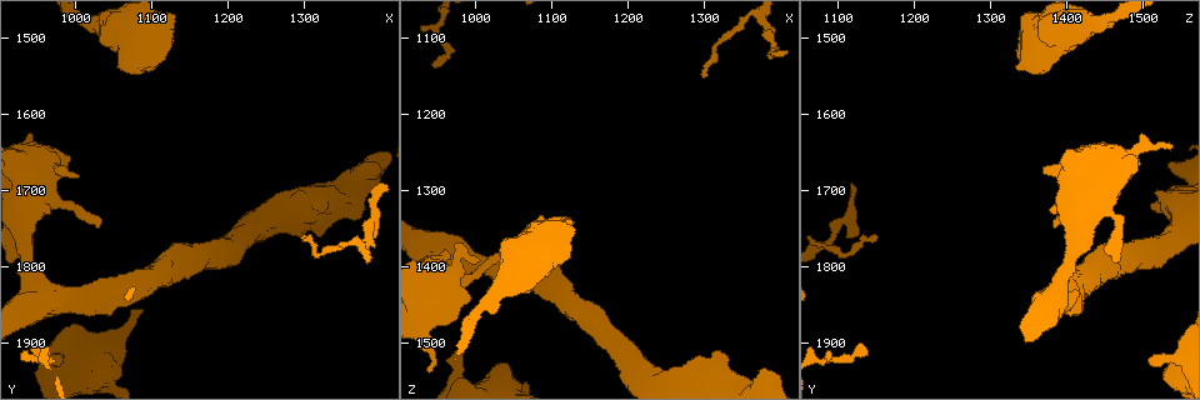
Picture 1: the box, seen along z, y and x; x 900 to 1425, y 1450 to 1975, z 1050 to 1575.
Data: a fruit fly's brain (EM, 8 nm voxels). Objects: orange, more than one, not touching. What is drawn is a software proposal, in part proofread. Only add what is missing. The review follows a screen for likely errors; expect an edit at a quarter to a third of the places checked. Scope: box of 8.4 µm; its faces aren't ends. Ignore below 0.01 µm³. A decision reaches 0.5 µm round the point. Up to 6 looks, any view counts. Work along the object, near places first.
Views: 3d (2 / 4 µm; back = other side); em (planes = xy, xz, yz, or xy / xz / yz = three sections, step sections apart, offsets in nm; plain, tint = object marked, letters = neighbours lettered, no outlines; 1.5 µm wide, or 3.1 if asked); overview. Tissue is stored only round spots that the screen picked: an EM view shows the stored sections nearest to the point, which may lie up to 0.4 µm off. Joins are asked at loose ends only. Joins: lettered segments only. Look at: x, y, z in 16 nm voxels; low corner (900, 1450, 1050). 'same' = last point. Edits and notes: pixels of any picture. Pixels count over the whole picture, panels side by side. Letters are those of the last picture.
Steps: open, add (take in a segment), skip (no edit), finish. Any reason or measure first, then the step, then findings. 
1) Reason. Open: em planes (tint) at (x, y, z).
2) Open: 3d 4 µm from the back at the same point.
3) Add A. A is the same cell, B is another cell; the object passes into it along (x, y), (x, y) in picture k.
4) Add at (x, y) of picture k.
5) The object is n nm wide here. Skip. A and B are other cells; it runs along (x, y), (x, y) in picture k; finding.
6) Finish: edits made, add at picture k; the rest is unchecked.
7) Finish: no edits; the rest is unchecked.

An open end. Open: em planes (letters) at (975, 1920, 1505).

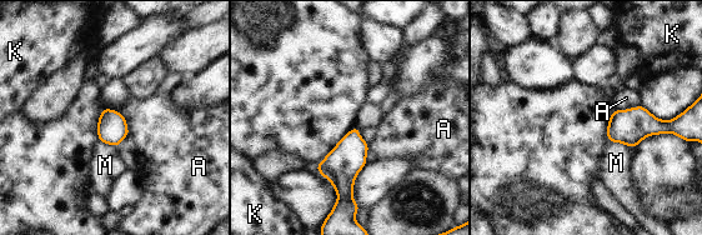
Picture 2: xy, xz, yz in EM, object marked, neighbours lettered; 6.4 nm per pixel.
Skip. A, K and M are other cells; no lettered segment goes on from it.

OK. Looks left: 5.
Open: 3d 2 µm at (940, 1910, 1140).

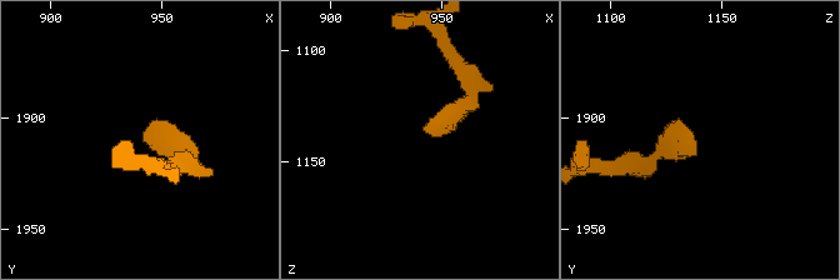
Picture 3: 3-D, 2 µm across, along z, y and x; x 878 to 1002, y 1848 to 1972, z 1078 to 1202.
Open: em xy step 8 (letters) at (940, 1908, 1136).

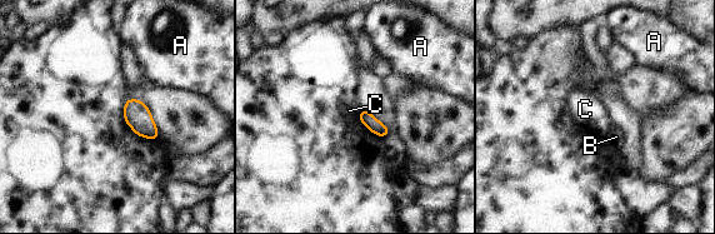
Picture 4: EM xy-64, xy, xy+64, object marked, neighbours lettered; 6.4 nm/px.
Cut it another way. Open: em planes (letters) at the same point.

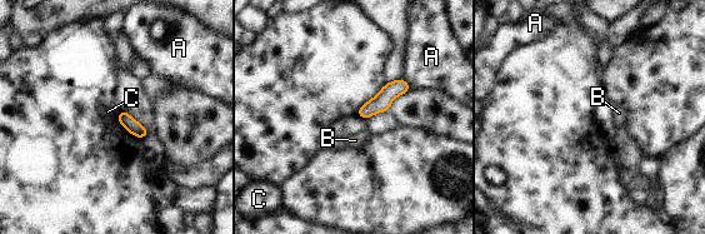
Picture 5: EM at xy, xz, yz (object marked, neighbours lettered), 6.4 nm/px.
The longest contact is with A, 100 nm. Skip. A, B and C are other cells; it runs along (405, 85), (360, 113) in picture 5; no lettered segment goes on from it.

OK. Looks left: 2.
Free end. Open: 3d 2 µm at (935, 1645, 1540).

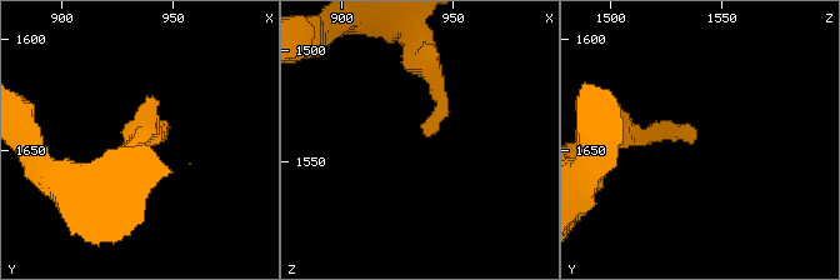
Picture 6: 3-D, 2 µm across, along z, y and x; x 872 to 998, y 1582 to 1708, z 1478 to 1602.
Need the tissue. Open: em planes (letters) at (938, 1647, 1538).

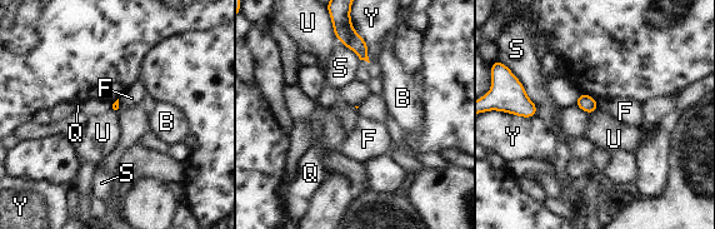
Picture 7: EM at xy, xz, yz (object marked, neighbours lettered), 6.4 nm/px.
Skip. B, F, Q, S, U and Y are other cells; a border runs along (333, 29), (333, 33), (343, 44) in picture 7; no lettered segment goes on from it.

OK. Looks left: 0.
Finish: no edits; the rest is unchecked.

